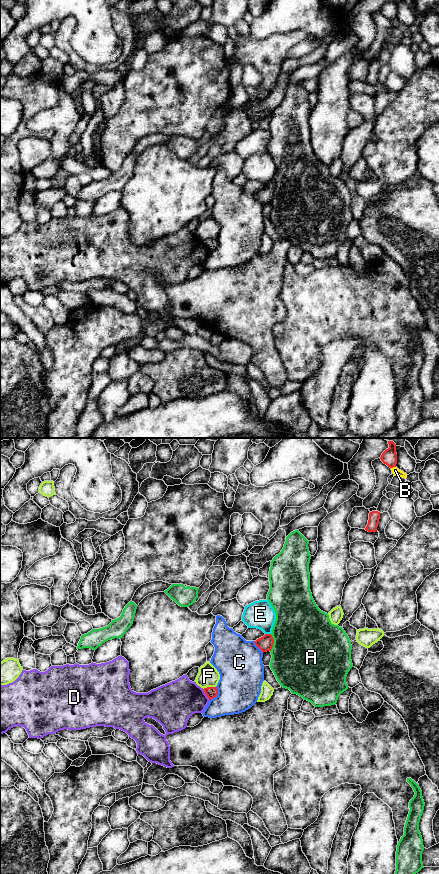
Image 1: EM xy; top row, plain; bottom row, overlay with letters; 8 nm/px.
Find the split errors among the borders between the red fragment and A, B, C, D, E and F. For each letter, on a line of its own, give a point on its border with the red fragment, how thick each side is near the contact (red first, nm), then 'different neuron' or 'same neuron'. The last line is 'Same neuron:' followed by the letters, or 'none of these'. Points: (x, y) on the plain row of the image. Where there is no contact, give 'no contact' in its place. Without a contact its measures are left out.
A: meets red in xy at (273, 195); 120 nm thick on the red side, 500 nm on the other; different neuron
B: meets red in xy at (393, 18); 130 nm thick on the red side, 60 nm on the other; different neuron
C: meets red in xy at (216, 246); 90 nm thick on the red side, 360 nm on the other; different neuron
D: meets red in xy at (205, 245); 90 nm thick on the red side, 320 nm on the other; different neuron
E: meets red in xy at (268, 186); 120 nm thick on the red side, 220 nm on the other; different neuron
F: meets red in xy at (209, 239); 90 nm thick on the red side, 170 nm on the other; different neuron
Same neuron: none of these

